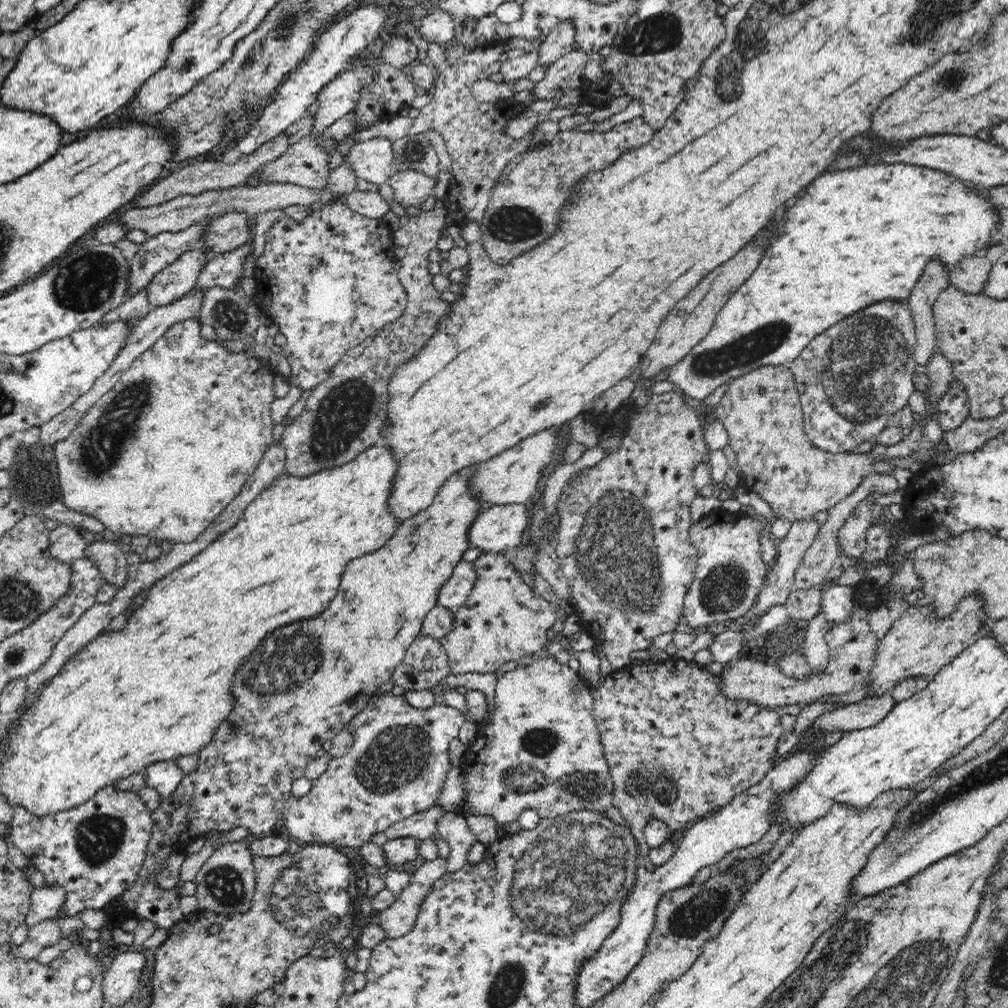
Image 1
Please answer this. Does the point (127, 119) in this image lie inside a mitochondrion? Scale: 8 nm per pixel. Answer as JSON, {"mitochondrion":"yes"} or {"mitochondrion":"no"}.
{"mitochondrion":"no"}

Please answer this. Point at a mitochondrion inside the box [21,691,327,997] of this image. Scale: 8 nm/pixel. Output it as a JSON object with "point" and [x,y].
{"point":[97,839]}

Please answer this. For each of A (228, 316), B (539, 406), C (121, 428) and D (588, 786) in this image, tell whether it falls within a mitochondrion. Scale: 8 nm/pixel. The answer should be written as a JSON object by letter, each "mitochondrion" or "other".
{"A":"mitochondrion","B":"mitochondrion","C":"mitochondrion","D":"mitochondrion"}

